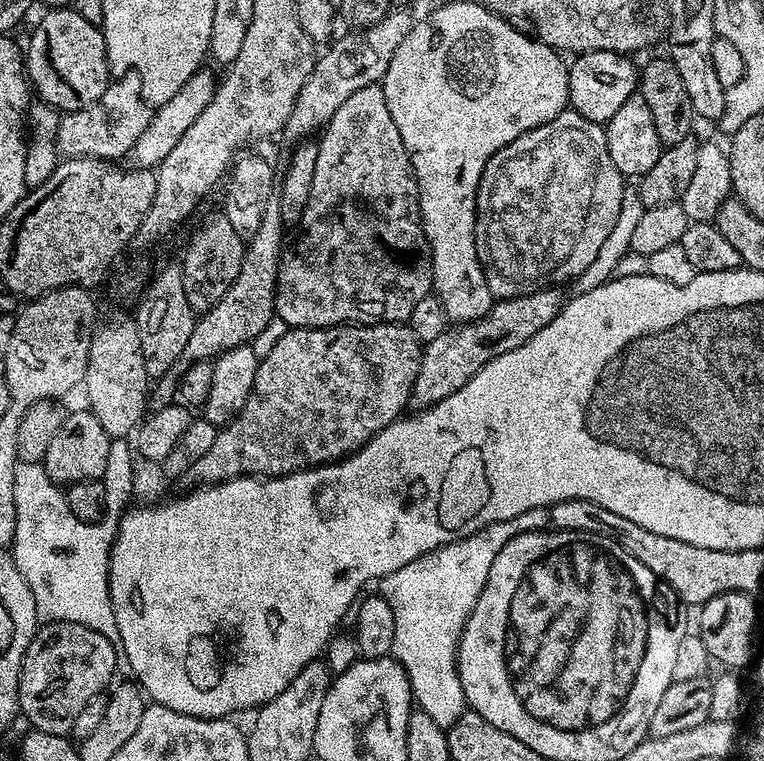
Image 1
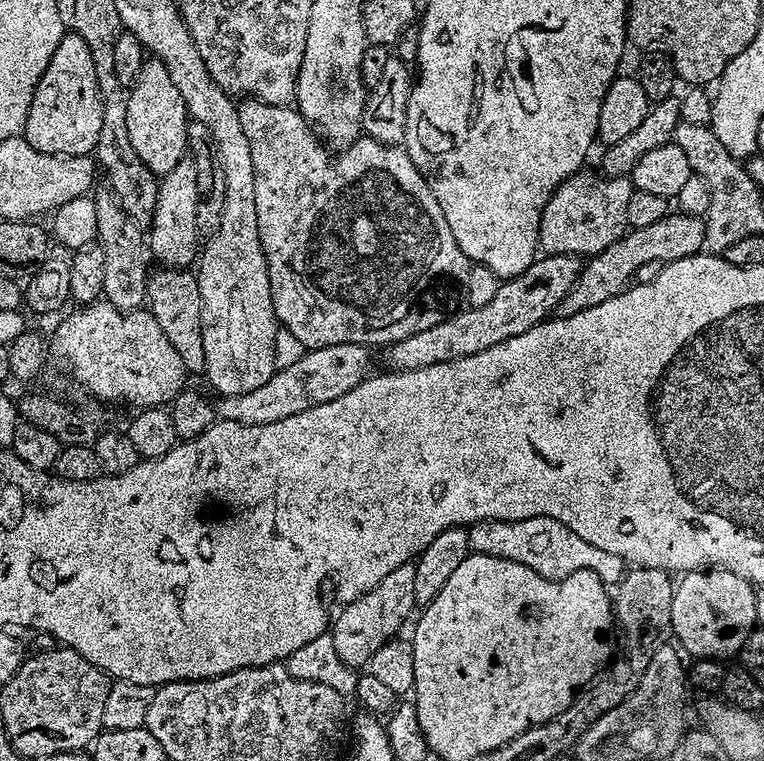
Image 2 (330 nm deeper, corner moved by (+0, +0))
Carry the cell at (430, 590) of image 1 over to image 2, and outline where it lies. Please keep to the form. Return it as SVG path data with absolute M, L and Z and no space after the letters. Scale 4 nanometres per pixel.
M545 516L521 520L483 520L471 525L468 542L473 553L494 558L506 558L522 566L530 566L547 580L565 580L575 572L595 572L605 586L614 586L626 571L626 565L618 554L606 554L590 542L582 542L578 534L571 532L562 522Z

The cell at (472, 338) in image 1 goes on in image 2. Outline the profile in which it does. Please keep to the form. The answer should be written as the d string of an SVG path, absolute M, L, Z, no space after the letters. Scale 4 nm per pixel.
M679 210L650 226L634 228L624 233L624 237L602 250L597 256L587 257L581 267L578 278L566 298L559 304L560 316L578 314L590 310L590 306L599 306L606 298L614 298L633 283L633 276L646 262L658 260L662 265L687 256L697 255L704 248L704 222L701 217L688 216Z

